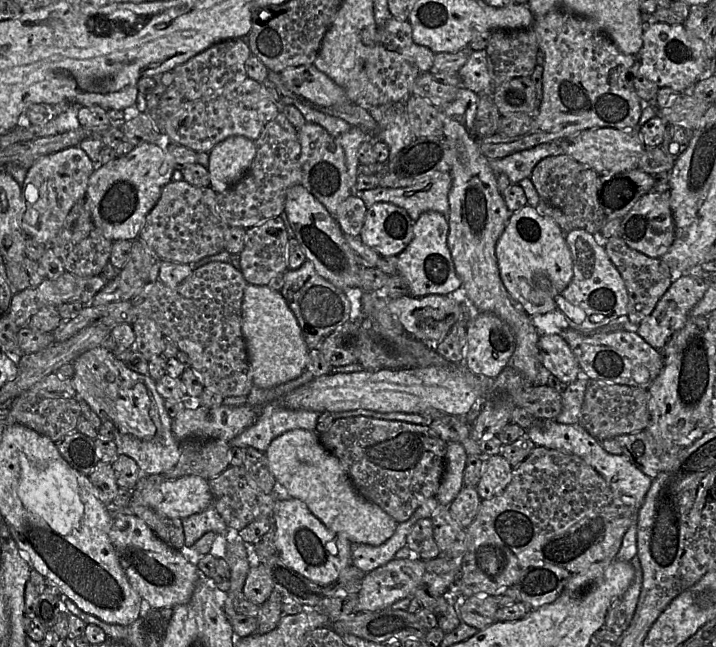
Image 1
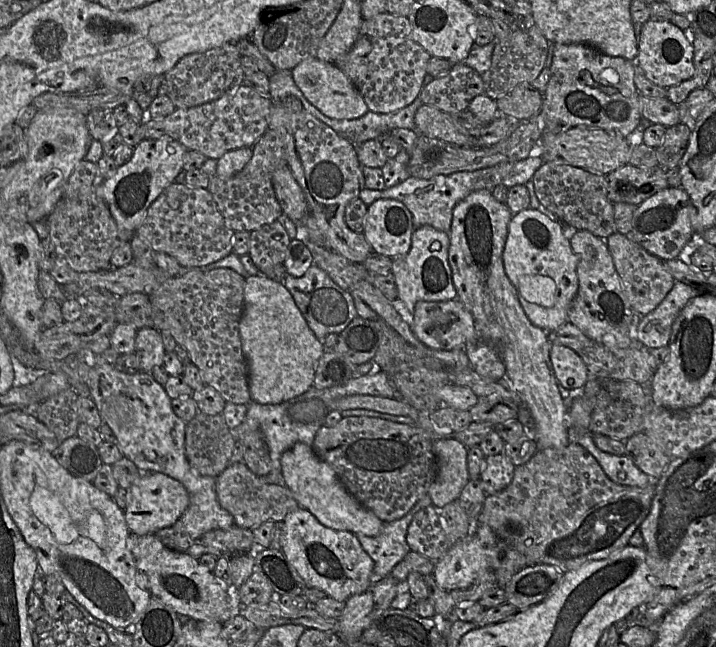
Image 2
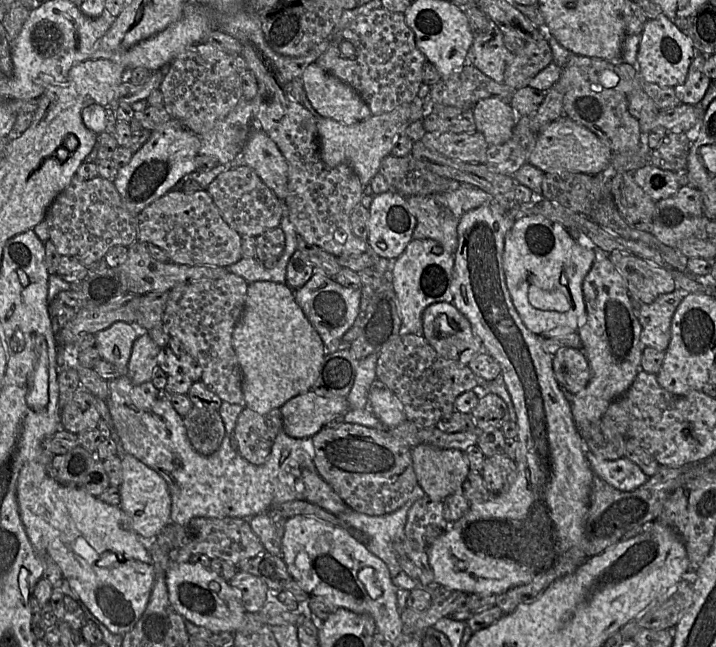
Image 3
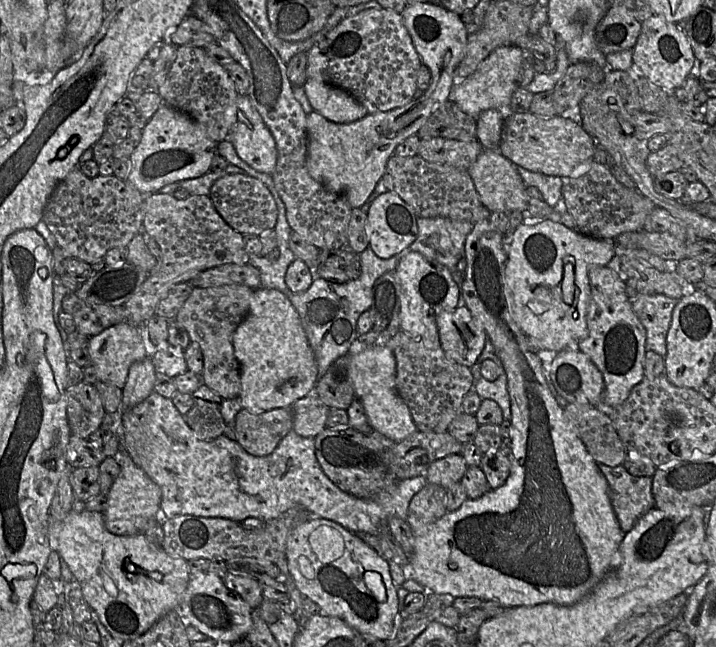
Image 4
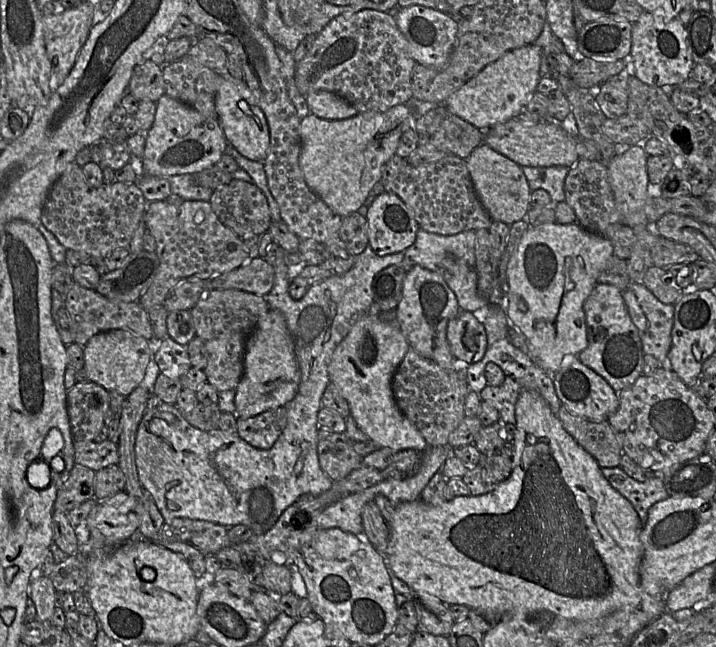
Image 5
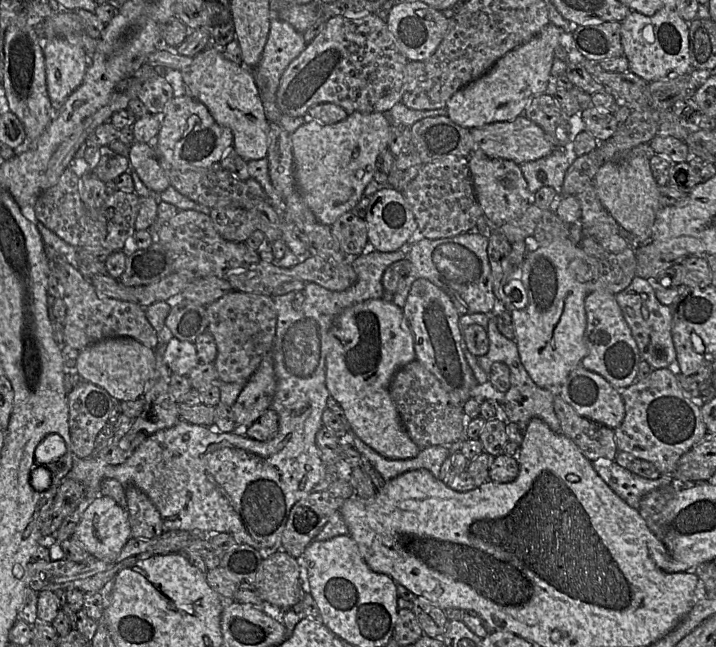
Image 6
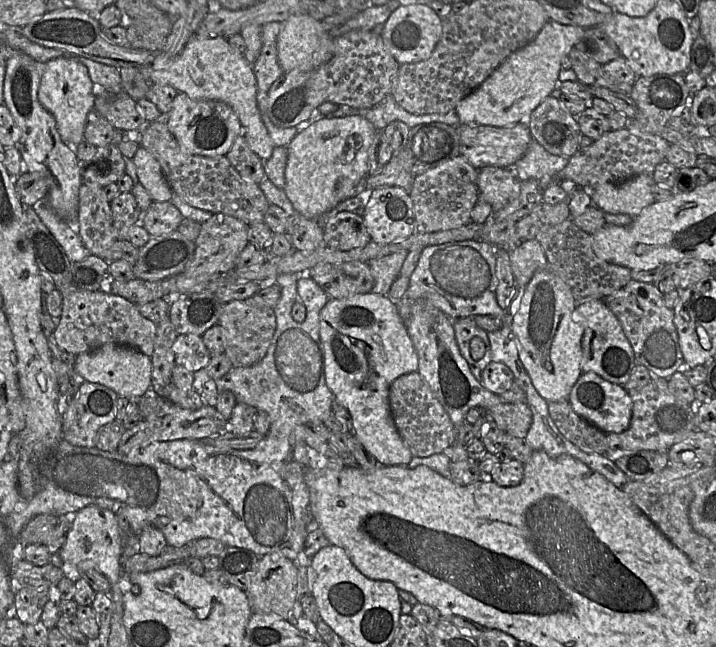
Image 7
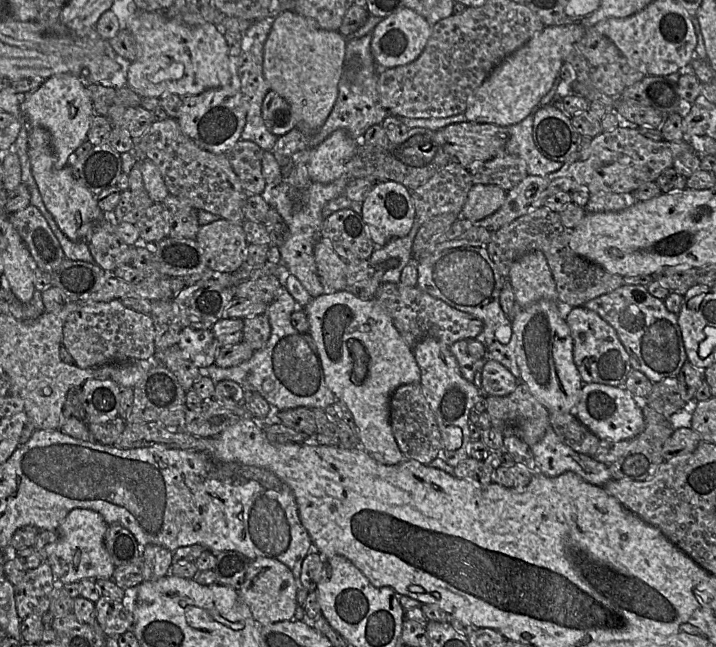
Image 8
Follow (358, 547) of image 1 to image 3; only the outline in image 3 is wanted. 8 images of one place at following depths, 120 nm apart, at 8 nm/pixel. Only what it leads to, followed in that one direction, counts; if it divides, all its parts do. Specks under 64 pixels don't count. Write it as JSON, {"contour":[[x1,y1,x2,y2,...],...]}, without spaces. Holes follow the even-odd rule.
{"contour":[[418,484,414,487,407,502,392,513,370,516,347,508,337,516,350,526,363,532,368,537,367,549,387,566,390,564,395,566,395,572,399,573,401,567,394,552,393,544,396,540,402,540,405,537,408,511,415,501,425,495,423,488]]}

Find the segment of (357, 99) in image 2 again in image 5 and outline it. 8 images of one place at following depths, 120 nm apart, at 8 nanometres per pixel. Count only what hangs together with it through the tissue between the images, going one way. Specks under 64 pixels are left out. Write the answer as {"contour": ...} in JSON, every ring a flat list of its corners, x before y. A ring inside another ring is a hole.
{"contour":[[318,90,305,96,309,110,315,116,325,120,342,120,355,116,357,109,339,95]]}

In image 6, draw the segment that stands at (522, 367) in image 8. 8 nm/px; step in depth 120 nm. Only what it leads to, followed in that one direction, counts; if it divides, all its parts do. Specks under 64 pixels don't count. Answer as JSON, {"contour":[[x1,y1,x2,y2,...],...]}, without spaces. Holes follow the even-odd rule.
{"contour":[[570,240,553,241,546,246,539,246,528,252,523,261,521,282,527,293,527,306,522,310,512,306,507,311,512,318,521,362,531,379,541,388,556,390,574,369,581,366,581,361,588,354,584,302,587,296,586,282,591,278,592,273,583,250]]}

